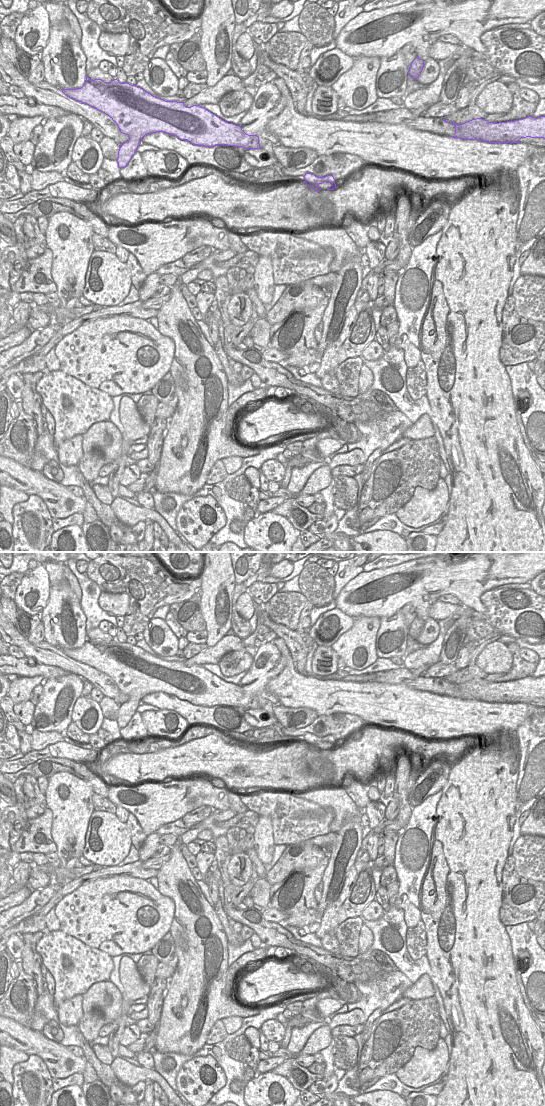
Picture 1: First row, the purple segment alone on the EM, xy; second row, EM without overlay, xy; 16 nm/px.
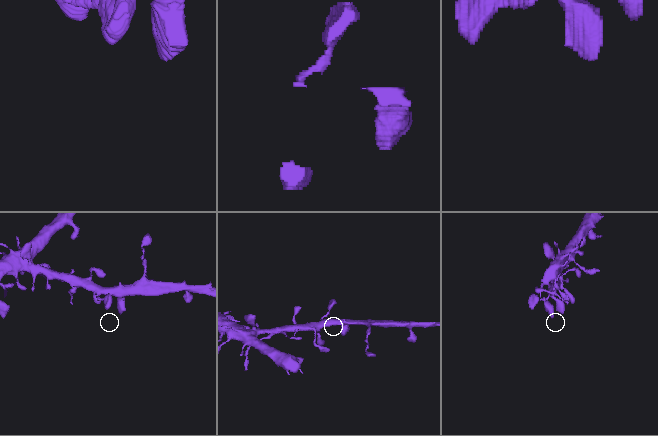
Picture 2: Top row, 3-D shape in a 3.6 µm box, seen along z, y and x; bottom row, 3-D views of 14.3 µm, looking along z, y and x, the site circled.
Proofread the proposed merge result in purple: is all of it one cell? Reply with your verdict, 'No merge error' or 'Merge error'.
No merge error

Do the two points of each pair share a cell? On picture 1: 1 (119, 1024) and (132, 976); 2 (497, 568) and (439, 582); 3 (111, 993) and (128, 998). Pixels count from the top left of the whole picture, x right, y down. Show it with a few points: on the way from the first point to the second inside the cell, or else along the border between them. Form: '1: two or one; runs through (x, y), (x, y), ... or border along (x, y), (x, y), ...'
1: one; runs through (124, 1012), (132, 988)
2: one; runs through (517, 578), (484, 587), (465, 579)
3: two; border along (122, 994), (122, 1012), (116, 1019)

